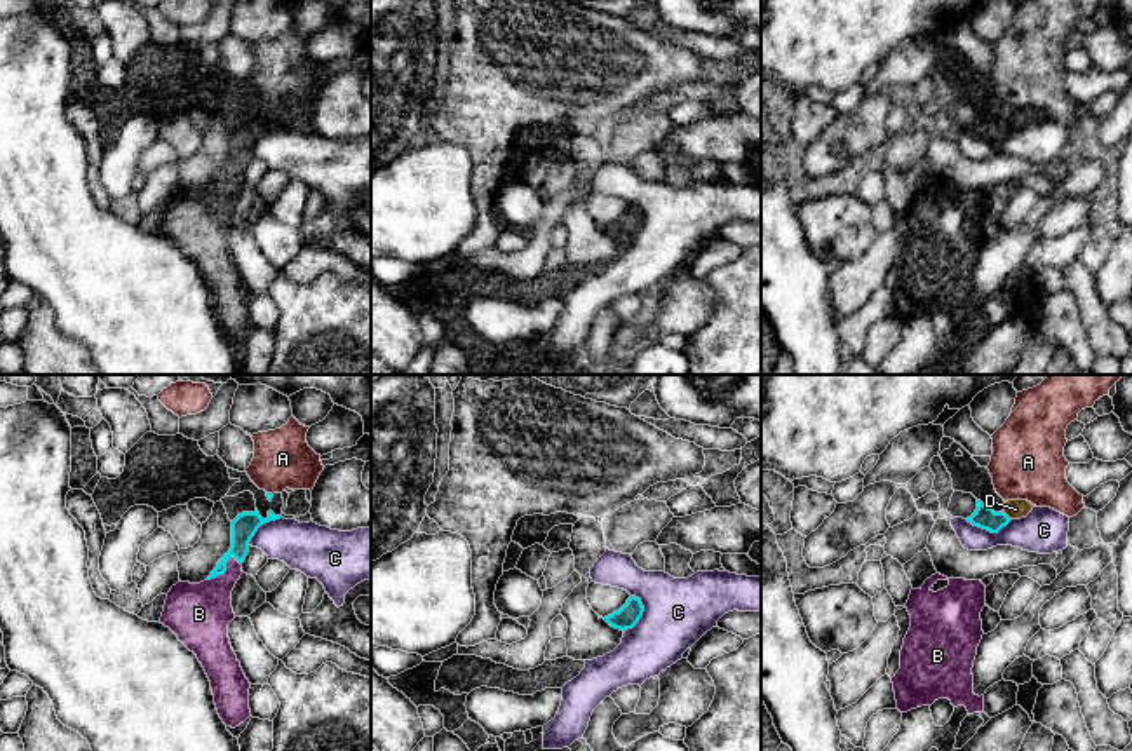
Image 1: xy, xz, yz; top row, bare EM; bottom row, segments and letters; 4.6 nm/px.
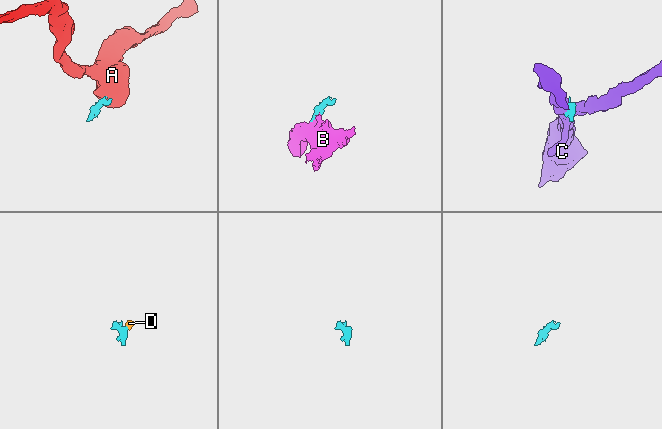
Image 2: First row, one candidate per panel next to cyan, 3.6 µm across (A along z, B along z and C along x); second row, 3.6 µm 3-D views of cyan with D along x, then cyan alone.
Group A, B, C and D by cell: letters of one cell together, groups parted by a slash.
A / B D / C

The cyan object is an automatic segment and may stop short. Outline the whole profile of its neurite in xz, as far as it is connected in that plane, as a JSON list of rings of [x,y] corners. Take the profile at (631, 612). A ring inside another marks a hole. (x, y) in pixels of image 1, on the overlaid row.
[[[630,596],[627,603],[611,615],[604,617],[604,620],[620,631],[632,629],[639,619],[643,617],[644,606],[639,598]]]

